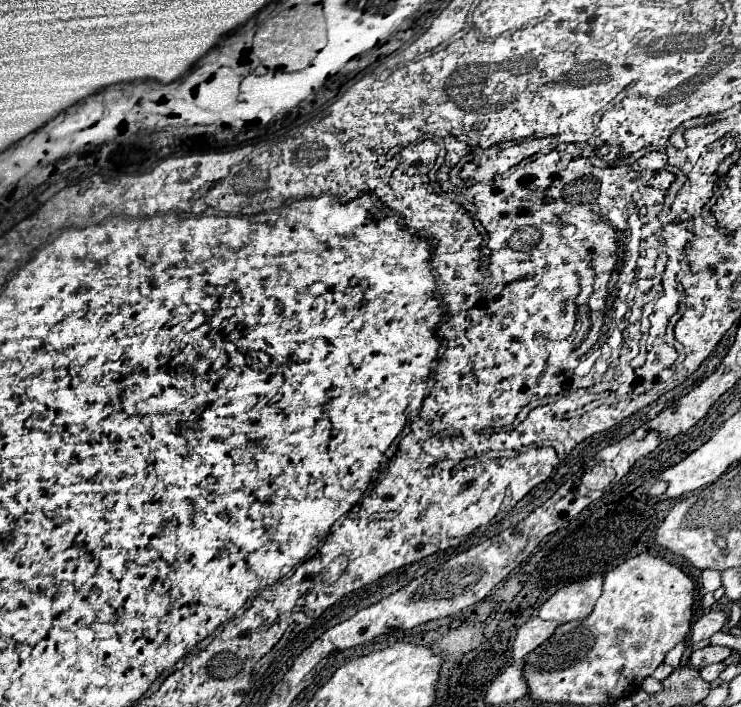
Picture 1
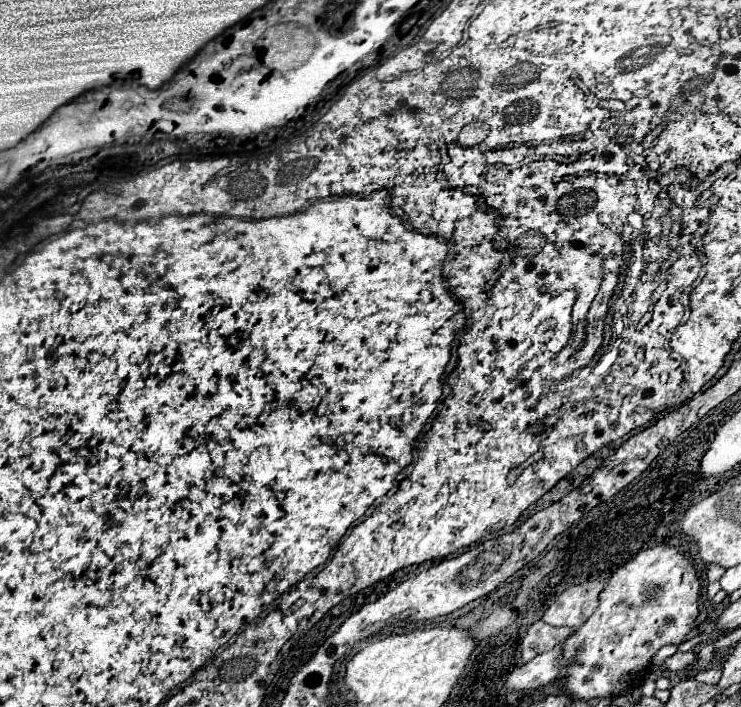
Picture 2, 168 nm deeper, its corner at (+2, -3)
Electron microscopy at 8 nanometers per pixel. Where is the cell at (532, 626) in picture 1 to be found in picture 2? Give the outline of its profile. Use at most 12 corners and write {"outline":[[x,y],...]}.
{"outline":[[533,623],[521,643],[521,659],[563,643],[573,629]]}

